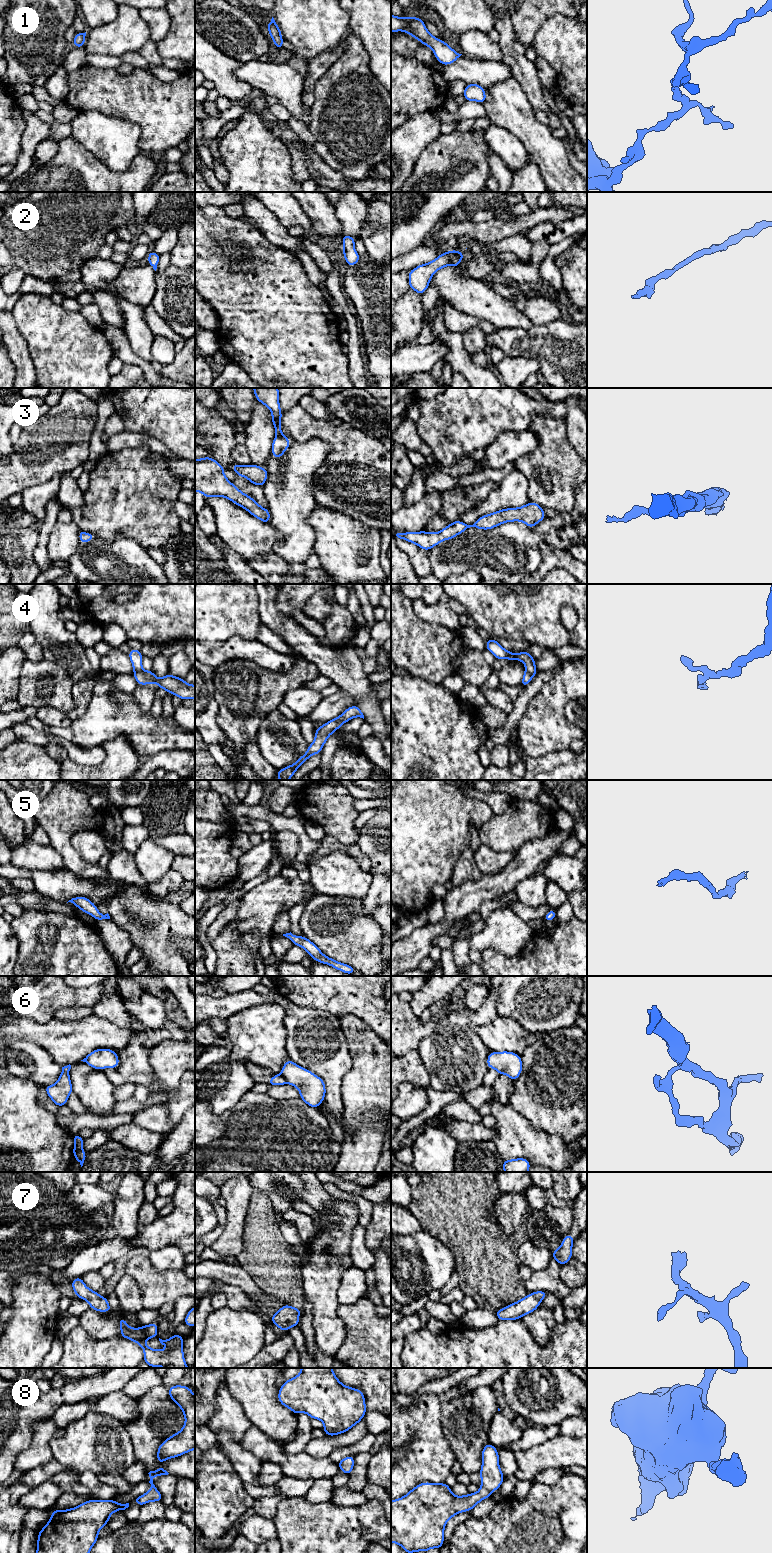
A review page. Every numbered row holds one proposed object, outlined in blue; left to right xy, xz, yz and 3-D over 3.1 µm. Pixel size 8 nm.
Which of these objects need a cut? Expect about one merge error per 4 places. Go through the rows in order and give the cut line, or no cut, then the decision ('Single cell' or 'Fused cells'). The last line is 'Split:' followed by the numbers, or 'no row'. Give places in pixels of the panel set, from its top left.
1: No split. Single cell
2: No split. Single cell
3: No split. Single cell
4: No split. Single cell
5: No split. Single cell
6: No split. Single cell
7: No split. Single cell
8: No split. Single cell
Split: no row

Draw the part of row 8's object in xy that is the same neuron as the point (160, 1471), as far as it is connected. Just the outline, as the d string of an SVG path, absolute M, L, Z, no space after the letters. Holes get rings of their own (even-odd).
M159 1467L155 1471L150 1471L148 1474L150 1477L149 1483L151 1484L150 1490L139 1497L134 1498L134 1502L137 1503L139 1506L142 1506L151 1501L161 1502L162 1495L153 1484L153 1478L155 1476L168 1475L169 1473L163 1467Z

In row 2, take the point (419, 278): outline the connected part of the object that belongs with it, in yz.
M452 250L442 253L429 263L417 266L408 272L410 289L415 290L419 295L422 295L428 288L430 280L436 271L447 265L453 267L459 266L463 258L463 252Z

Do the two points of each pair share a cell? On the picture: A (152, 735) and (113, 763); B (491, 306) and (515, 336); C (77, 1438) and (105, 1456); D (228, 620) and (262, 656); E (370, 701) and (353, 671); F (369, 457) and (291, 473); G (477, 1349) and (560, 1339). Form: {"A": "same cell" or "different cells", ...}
{"A": "different cells", "B": "different cells", "C": "same cell", "D": "different cells", "E": "same cell", "F": "different cells", "G": "same cell"}

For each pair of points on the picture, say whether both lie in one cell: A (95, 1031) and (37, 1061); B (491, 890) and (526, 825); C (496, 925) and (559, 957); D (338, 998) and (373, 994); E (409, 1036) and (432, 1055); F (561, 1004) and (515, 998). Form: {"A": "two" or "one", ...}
{"A": "two", "B": "two", "C": "two", "D": "one", "E": "two", "F": "one"}

